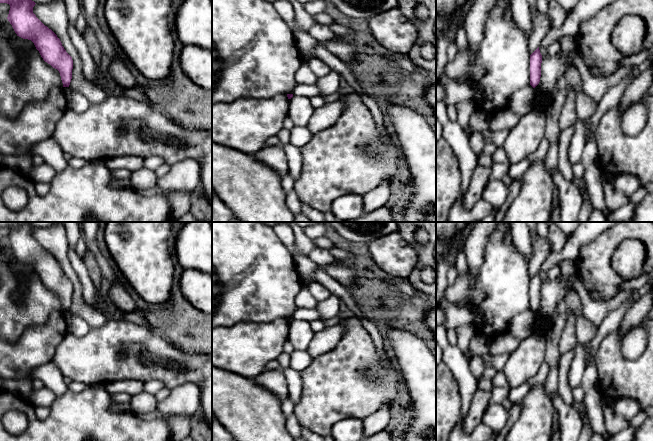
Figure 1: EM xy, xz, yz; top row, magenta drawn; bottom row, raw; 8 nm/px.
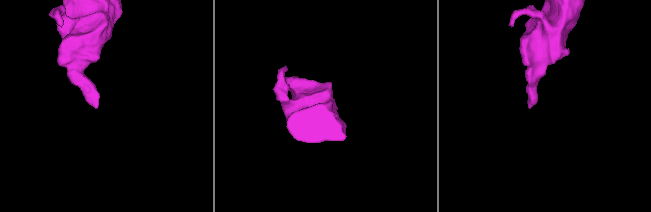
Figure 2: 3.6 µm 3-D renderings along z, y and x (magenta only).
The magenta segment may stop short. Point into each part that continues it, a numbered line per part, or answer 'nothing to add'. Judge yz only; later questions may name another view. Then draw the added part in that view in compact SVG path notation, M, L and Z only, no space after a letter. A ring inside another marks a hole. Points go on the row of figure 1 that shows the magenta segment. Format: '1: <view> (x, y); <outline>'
nothing to add

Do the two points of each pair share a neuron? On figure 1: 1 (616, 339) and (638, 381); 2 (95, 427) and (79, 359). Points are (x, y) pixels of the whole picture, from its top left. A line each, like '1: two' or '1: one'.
1: one
2: two

